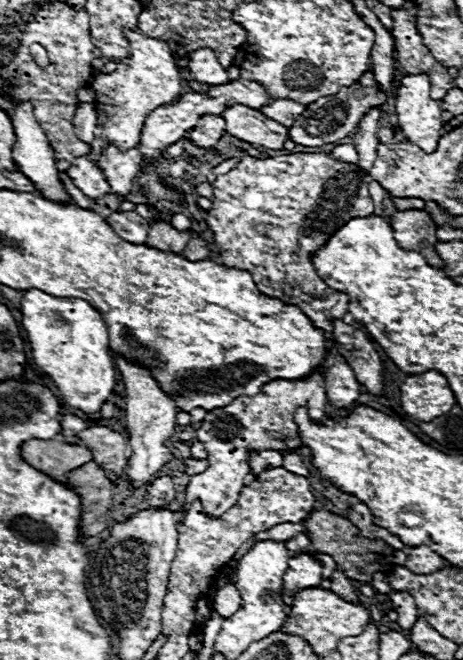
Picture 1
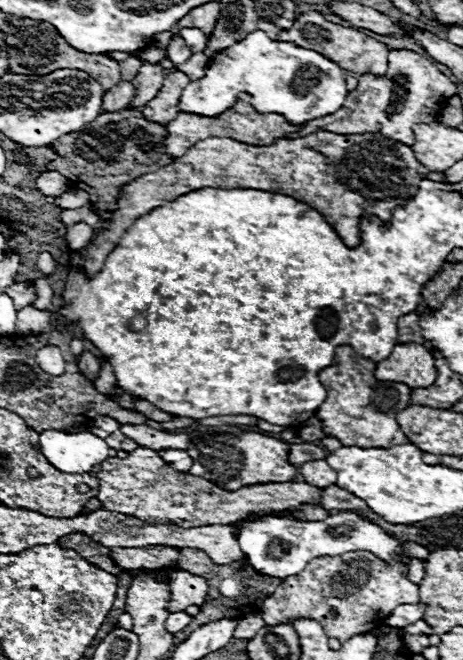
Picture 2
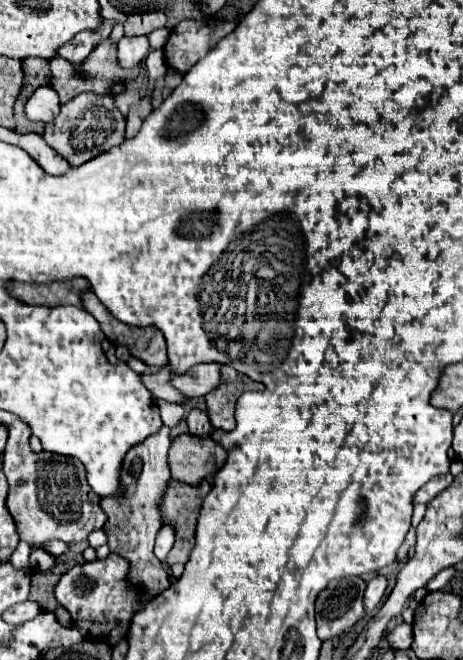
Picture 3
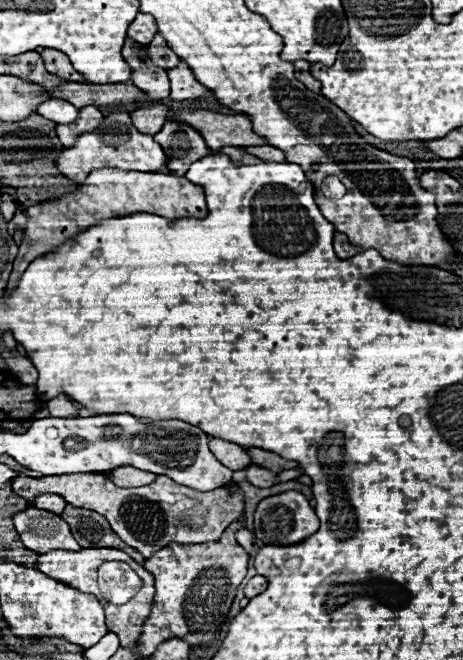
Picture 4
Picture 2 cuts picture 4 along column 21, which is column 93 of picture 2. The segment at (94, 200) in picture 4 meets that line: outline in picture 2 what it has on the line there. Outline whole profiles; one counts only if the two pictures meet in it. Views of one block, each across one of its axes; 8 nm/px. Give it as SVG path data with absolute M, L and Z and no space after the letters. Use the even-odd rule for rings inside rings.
M314 132L294 140L282 138L270 146L252 146L232 138L208 138L194 144L188 154L176 158L172 164L154 174L144 174L142 178L124 186L118 200L118 210L112 212L114 222L90 246L84 270L88 276L102 270L108 252L118 244L122 232L126 232L126 228L130 228L130 224L134 224L140 216L158 206L150 202L172 202L178 196L200 188L254 188L274 194L288 194L316 208L334 226L344 244L356 248L360 246L360 218L376 216L388 224L392 220L392 210L416 196L424 176L426 172L410 146L384 138L376 132Z

